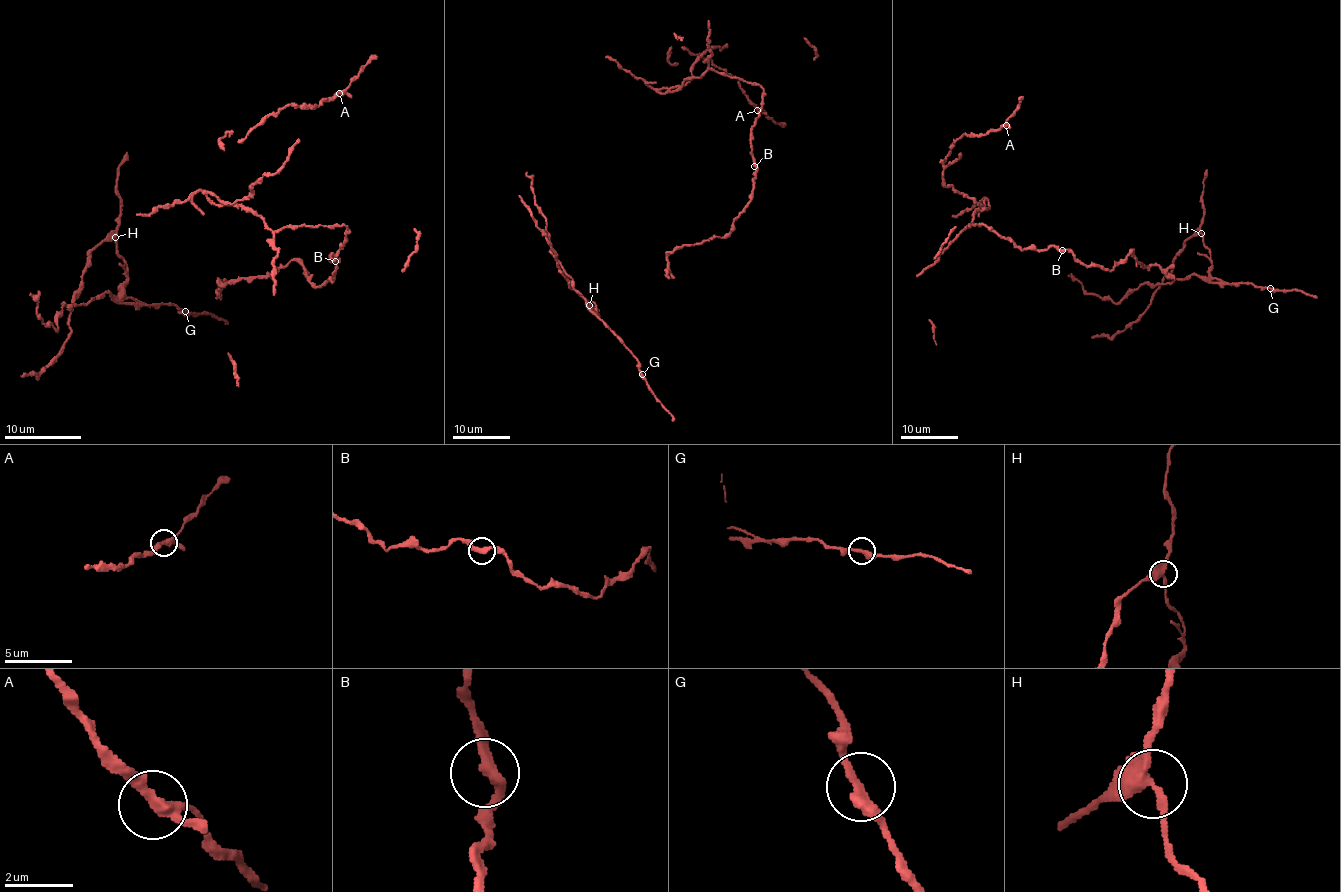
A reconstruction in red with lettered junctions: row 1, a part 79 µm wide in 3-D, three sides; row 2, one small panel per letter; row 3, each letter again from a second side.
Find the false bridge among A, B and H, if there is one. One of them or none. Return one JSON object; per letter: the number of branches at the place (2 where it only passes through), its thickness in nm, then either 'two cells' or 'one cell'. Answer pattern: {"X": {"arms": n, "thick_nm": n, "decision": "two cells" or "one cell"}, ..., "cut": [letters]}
{"A": {"arms": 3, "thick_nm": 260, "decision": "one cell"}, "B": {"arms": 2, "thick_nm": 340, "decision": "one cell"}, "H": {"arms": 3, "thick_nm": 300, "decision": "two cells"}, "cut": ["H"]}

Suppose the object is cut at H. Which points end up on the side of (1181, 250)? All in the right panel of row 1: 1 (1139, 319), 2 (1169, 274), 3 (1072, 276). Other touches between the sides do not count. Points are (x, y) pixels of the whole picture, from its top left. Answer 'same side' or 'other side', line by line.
1: same side
2: same side
3: other side

